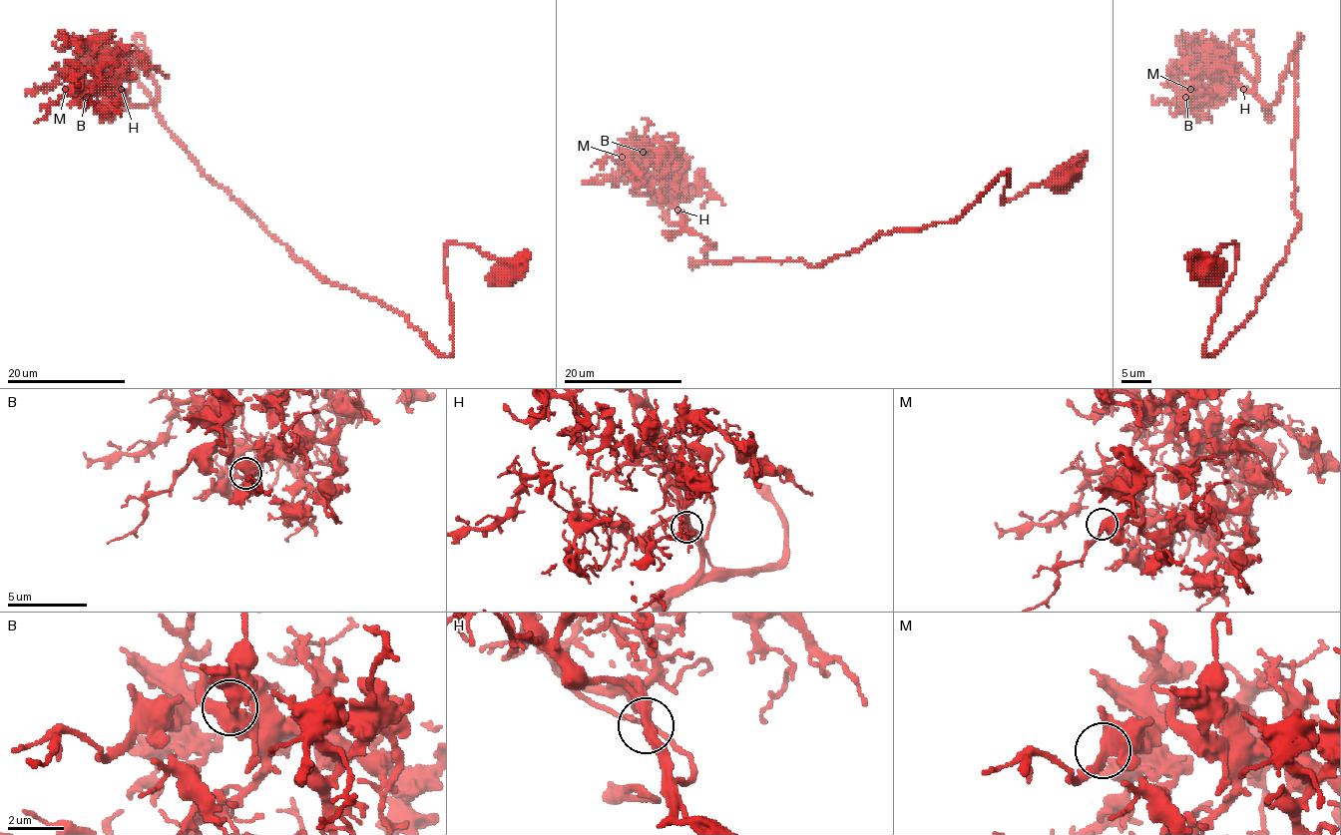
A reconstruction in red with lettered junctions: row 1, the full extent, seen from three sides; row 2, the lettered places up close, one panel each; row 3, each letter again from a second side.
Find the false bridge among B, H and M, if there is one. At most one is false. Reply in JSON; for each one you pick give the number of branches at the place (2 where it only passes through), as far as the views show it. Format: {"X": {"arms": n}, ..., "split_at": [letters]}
{"split_at": []}

